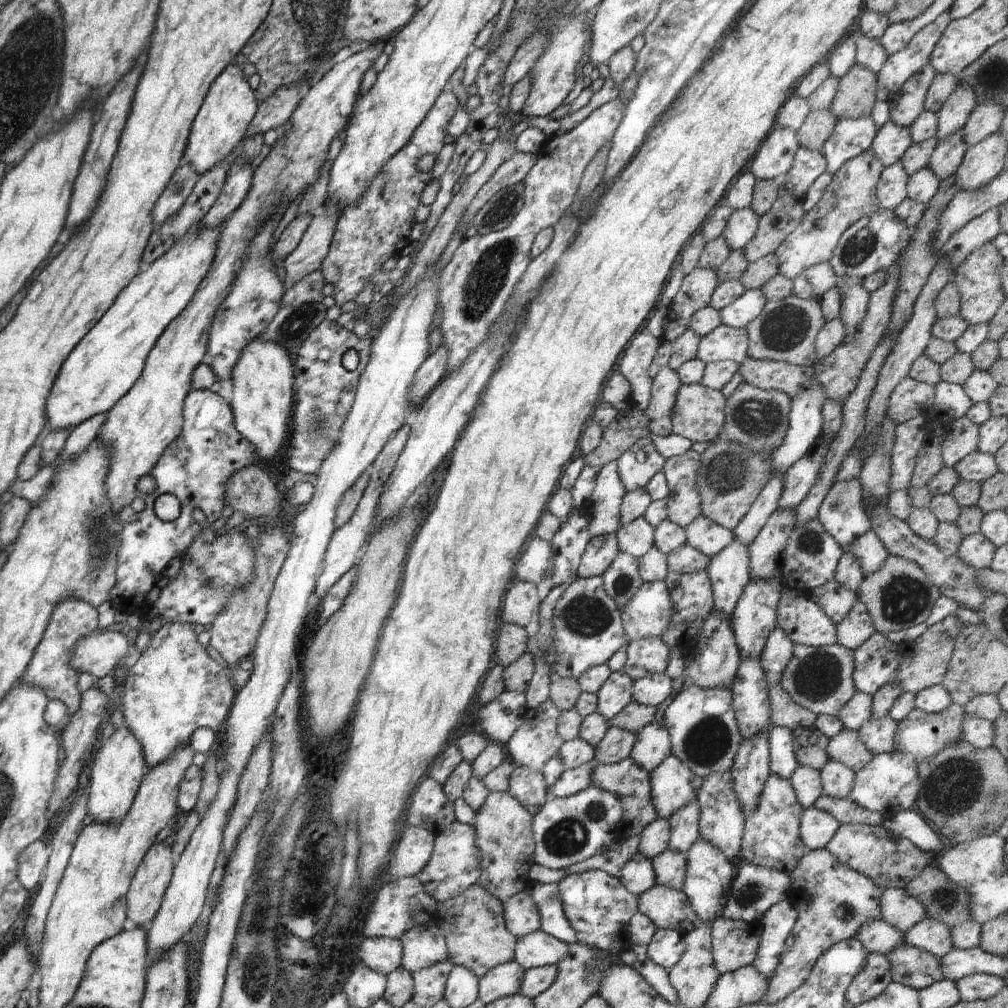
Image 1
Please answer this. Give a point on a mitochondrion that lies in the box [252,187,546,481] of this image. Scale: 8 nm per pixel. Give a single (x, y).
(489, 272)

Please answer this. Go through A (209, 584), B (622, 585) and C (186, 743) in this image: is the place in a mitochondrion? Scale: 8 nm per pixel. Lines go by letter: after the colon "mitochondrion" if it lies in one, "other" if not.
A: mitochondrion
B: mitochondrion
C: other

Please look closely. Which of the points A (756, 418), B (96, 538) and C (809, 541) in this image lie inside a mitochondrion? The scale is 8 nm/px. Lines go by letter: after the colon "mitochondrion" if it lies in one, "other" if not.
A: mitochondrion
B: mitochondrion
C: mitochondrion

